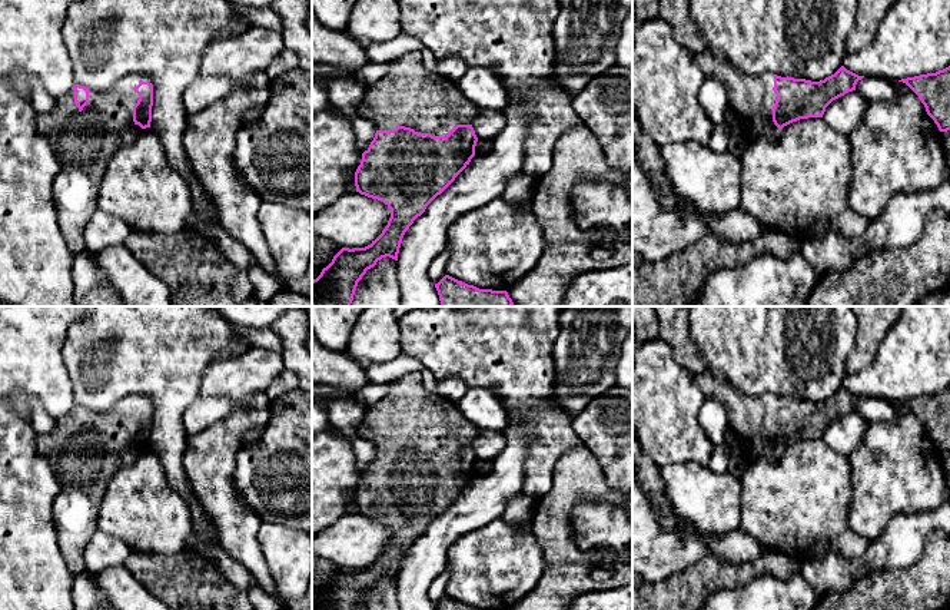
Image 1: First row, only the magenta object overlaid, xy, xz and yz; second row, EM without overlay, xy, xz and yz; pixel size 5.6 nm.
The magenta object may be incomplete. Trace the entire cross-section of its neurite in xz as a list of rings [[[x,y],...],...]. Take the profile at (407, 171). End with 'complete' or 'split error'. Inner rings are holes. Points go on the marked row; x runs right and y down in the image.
[[[412,52],[392,62],[389,72],[379,80],[365,86],[365,96],[359,106],[359,117],[371,120],[376,133],[369,147],[362,153],[355,172],[356,192],[382,200],[391,209],[391,218],[382,233],[365,248],[342,248],[332,262],[312,281],[312,306],[351,306],[358,282],[382,258],[398,261],[402,238],[413,221],[426,206],[441,195],[475,156],[478,137],[472,122],[482,112],[466,100],[454,80],[428,70],[421,52]]]; split error

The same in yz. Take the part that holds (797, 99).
[[[710,52],[697,53],[695,62],[704,77],[717,79],[725,87],[728,107],[745,123],[740,137],[747,145],[763,136],[774,137],[780,129],[800,119],[823,117],[833,100],[856,90],[857,82],[864,77],[844,66],[820,82],[770,72],[745,74]]]; split error

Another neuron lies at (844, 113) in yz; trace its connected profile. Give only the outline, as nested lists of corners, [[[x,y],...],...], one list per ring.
[[[853,90],[833,100],[823,115],[823,119],[838,133],[850,135],[864,119],[868,100]]]

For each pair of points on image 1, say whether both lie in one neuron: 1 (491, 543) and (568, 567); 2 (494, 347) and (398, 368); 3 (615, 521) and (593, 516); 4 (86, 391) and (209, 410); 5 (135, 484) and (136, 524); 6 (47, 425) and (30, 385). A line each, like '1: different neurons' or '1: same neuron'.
1: different neurons
2: different neurons
3: same neuron
4: different neurons
5: same neuron
6: different neurons

